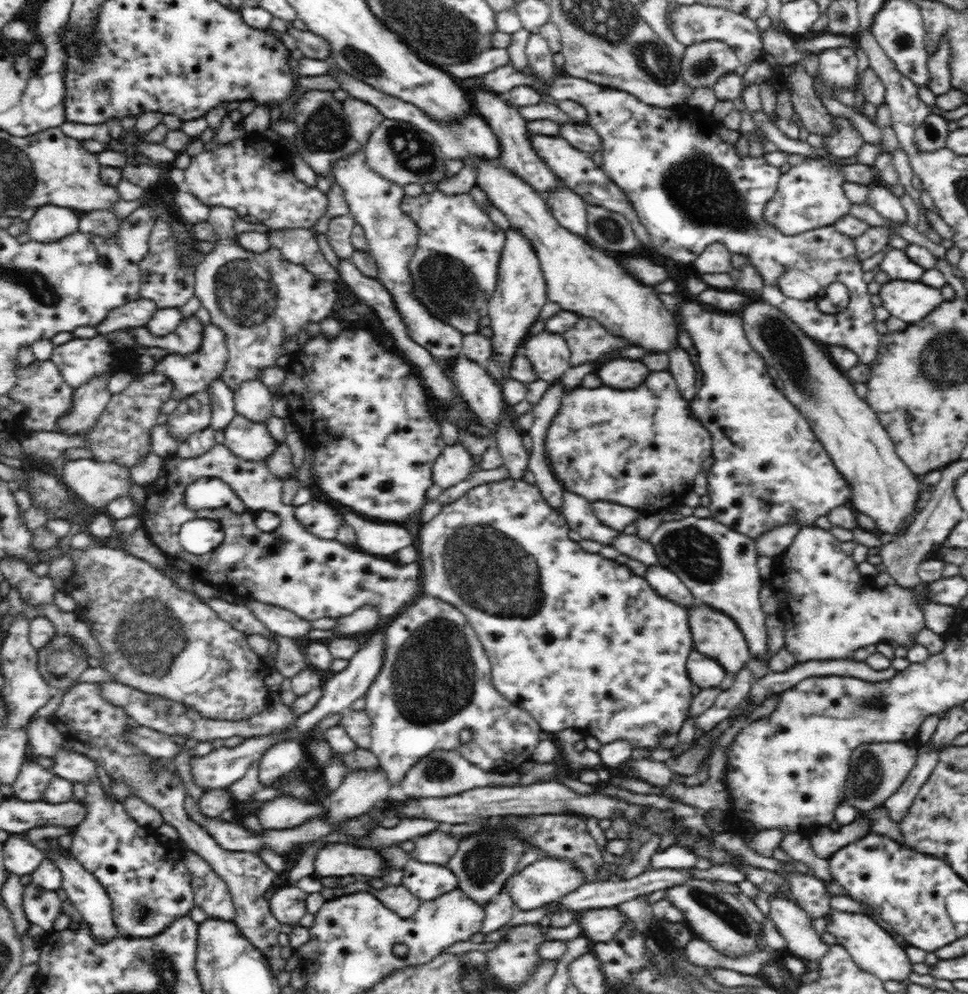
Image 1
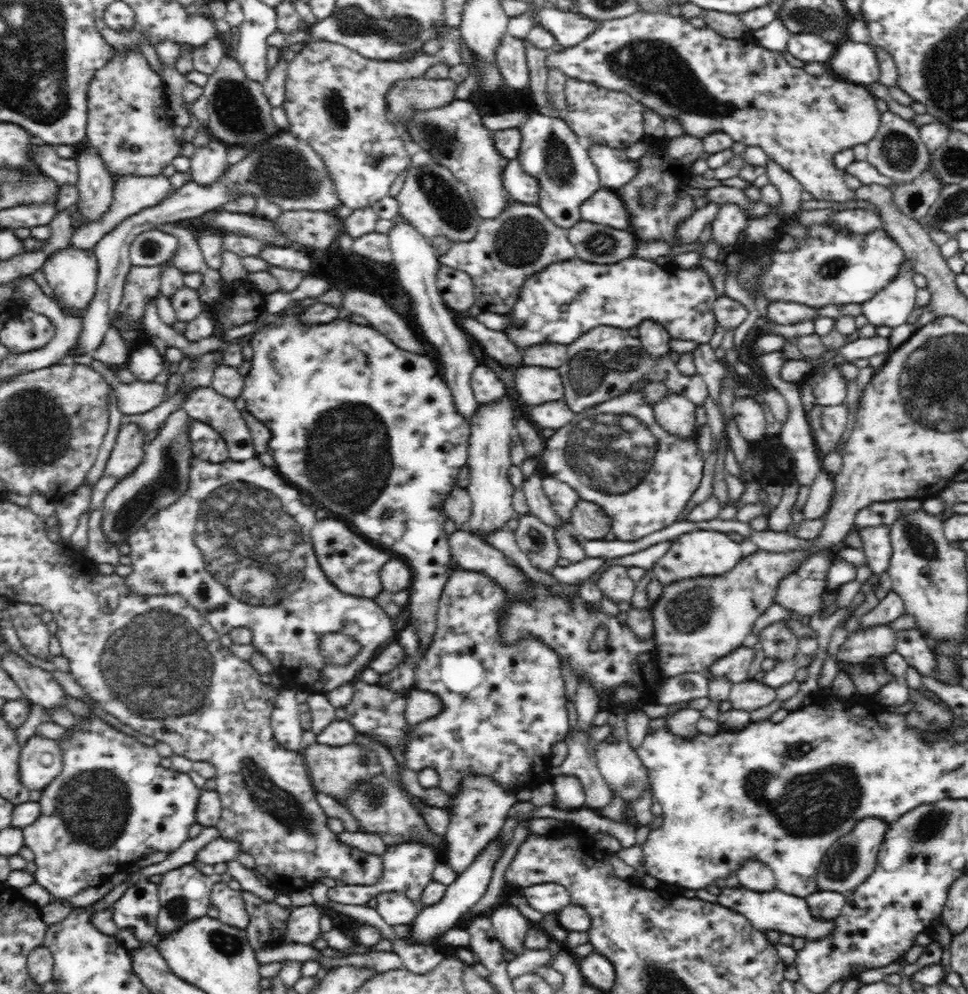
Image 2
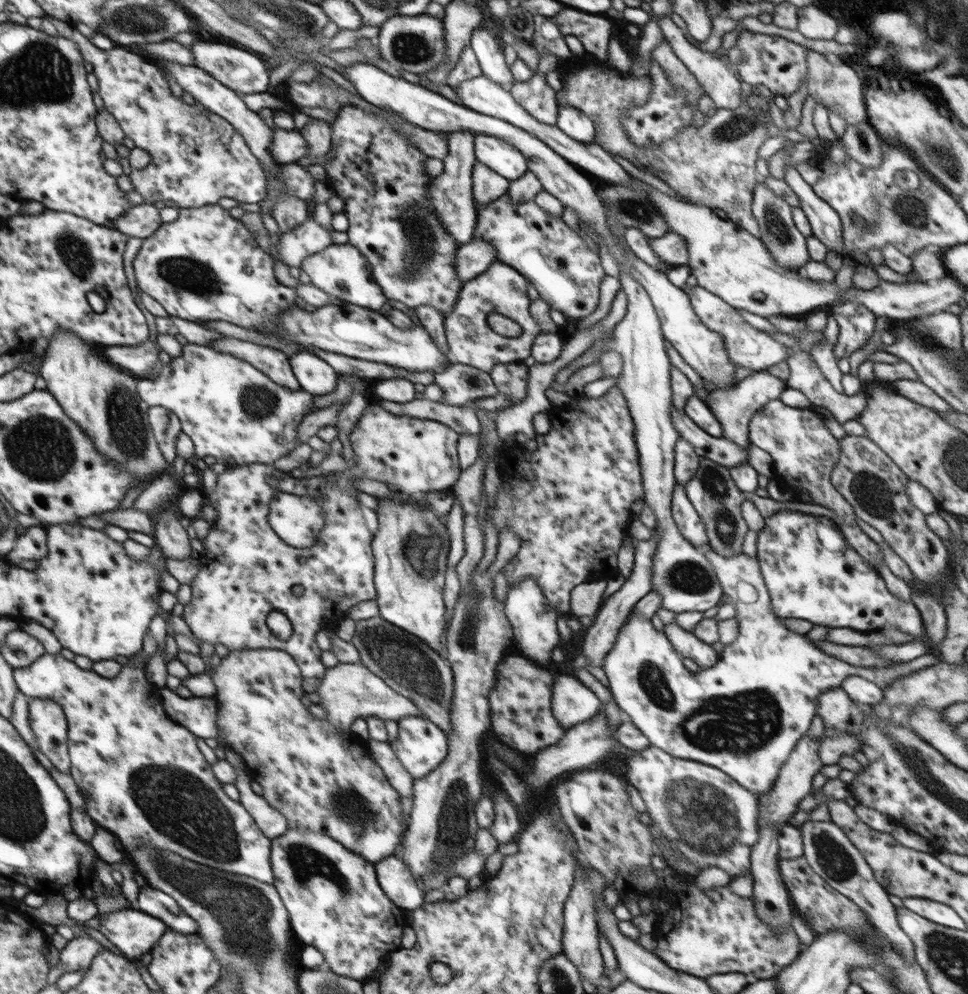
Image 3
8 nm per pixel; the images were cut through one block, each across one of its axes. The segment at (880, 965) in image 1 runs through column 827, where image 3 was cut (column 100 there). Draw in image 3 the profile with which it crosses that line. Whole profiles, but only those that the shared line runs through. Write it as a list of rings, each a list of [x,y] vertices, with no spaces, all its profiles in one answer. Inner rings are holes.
[[[136,907],[118,910],[112,914],[99,914],[98,918],[98,930],[118,948],[122,956],[130,960],[140,960],[144,953],[151,952],[169,928],[163,919]]]

